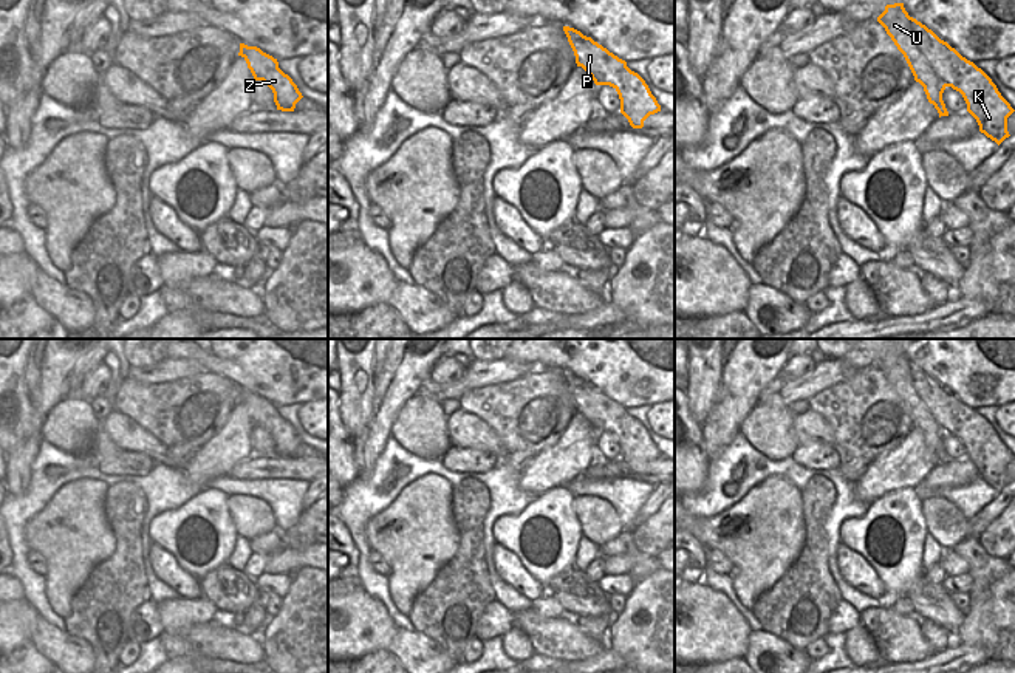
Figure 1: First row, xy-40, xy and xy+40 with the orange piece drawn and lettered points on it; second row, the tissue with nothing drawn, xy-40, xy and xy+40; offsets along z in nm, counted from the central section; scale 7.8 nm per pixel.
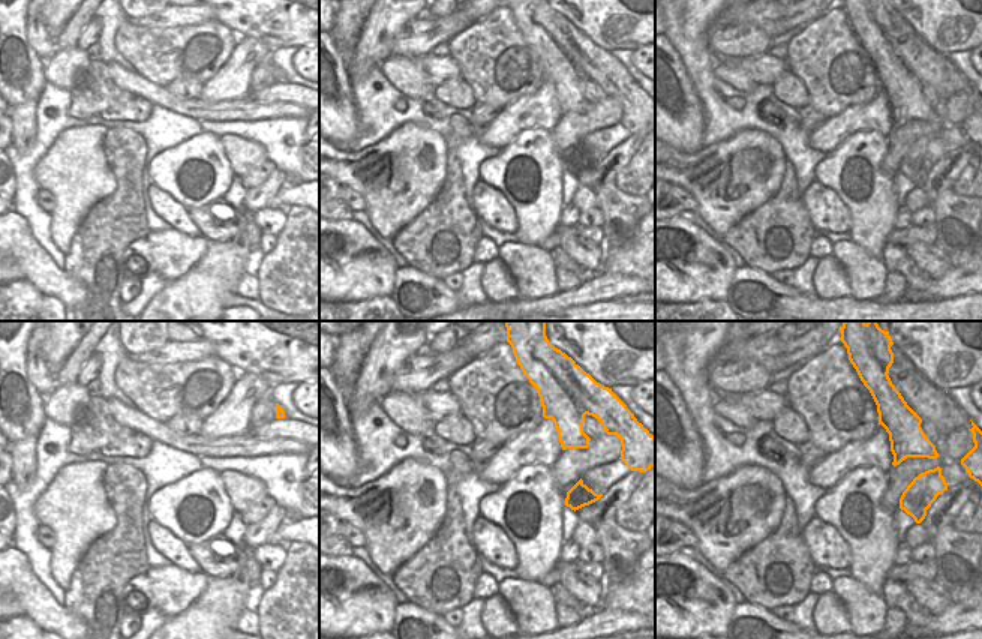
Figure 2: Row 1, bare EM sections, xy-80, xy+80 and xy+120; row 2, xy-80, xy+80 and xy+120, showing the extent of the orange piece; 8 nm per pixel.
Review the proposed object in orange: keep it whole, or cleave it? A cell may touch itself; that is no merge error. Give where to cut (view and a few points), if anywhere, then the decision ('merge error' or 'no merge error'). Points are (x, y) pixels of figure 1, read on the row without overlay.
xy+40 (930, 382), (926, 407), (944, 433) | merge error

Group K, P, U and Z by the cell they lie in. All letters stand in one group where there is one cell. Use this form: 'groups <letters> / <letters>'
groups K P Z / U

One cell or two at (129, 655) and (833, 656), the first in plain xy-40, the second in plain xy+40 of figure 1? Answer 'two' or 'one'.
two

